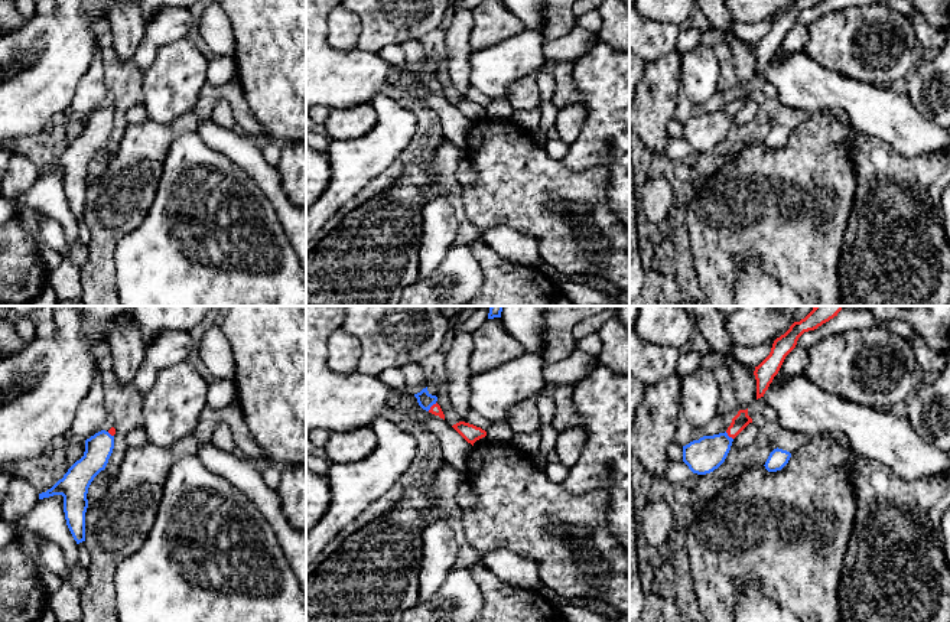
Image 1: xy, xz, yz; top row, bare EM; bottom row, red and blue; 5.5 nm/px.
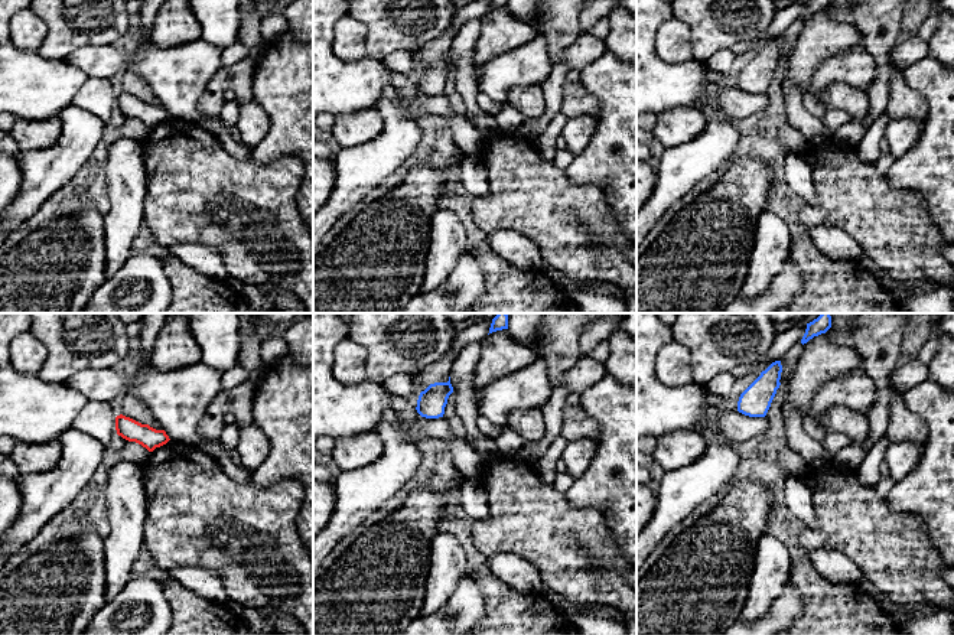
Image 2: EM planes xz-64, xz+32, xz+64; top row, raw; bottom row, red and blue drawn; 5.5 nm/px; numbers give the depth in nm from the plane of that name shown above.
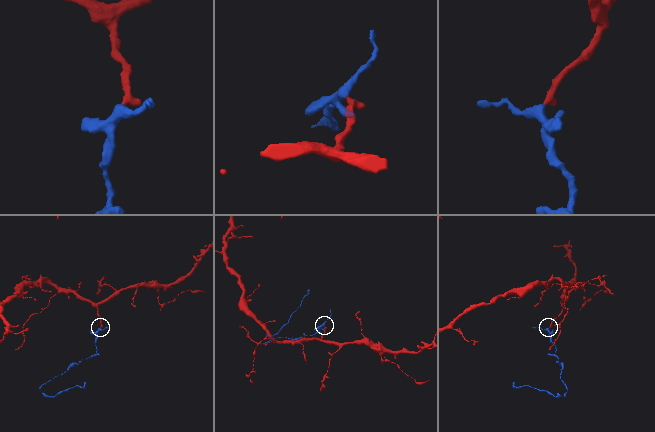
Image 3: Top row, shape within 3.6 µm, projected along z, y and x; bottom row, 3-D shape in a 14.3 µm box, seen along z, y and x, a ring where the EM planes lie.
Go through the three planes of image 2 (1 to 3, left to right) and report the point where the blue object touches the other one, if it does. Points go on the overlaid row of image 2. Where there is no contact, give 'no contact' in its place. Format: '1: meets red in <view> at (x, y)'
1: no contact
2: no contact
3: no contact

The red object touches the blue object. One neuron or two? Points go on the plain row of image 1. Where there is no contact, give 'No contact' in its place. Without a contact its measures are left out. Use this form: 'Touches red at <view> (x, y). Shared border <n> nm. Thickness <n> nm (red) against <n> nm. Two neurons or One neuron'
Touches red at xz (432, 82). Shared border 70 nm. Thickness 60 nm (red) against 90 nm. One neuron

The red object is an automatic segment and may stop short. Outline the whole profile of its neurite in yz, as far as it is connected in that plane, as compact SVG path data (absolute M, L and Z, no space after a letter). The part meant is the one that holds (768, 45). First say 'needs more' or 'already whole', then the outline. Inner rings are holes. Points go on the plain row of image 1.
already whole; M793 0L790 6L777 14L770 32L755 43L757 76L764 74L774 53L778 51L785 33L796 25L798 14L809 7L814 7L823 0Z

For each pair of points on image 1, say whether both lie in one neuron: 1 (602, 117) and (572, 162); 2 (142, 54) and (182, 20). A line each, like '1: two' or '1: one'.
1: one
2: one

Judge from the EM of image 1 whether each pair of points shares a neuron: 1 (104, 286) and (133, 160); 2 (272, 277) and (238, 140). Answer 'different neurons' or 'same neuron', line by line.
1: same neuron
2: different neurons

